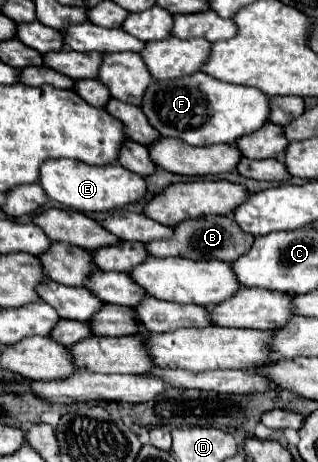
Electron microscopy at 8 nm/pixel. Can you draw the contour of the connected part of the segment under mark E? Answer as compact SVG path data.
M47 159L39 169L39 185L45 195L65 207L77 211L111 211L139 201L145 195L145 179L137 173L127 171L119 163L89 167L73 159Z

